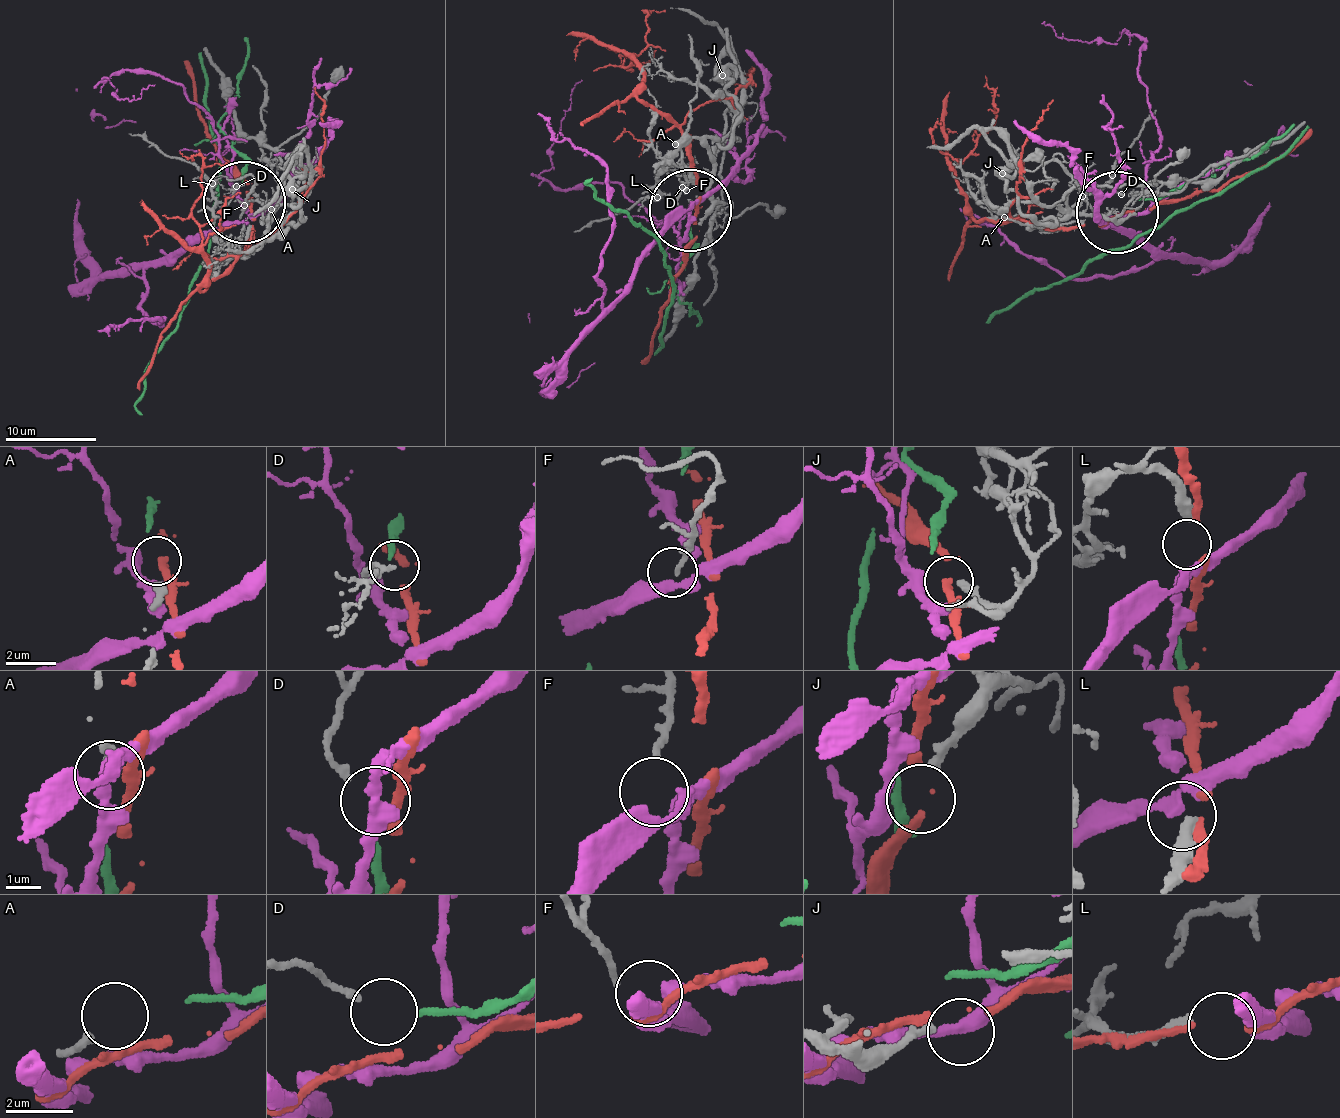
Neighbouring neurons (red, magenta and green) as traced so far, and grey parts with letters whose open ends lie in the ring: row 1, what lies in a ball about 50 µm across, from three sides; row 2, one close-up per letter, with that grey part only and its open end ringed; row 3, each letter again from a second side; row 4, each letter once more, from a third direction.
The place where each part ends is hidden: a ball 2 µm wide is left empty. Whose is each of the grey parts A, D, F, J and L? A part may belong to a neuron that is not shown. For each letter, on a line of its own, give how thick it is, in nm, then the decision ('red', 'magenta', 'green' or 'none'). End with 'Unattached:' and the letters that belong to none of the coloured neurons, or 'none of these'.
A: calibre 320 nm; none
D: calibre 190 nm; green
F: calibre 170 nm; none
J: calibre 280 nm; none
L: calibre 360 nm; magenta
Unattached: A, F, J

